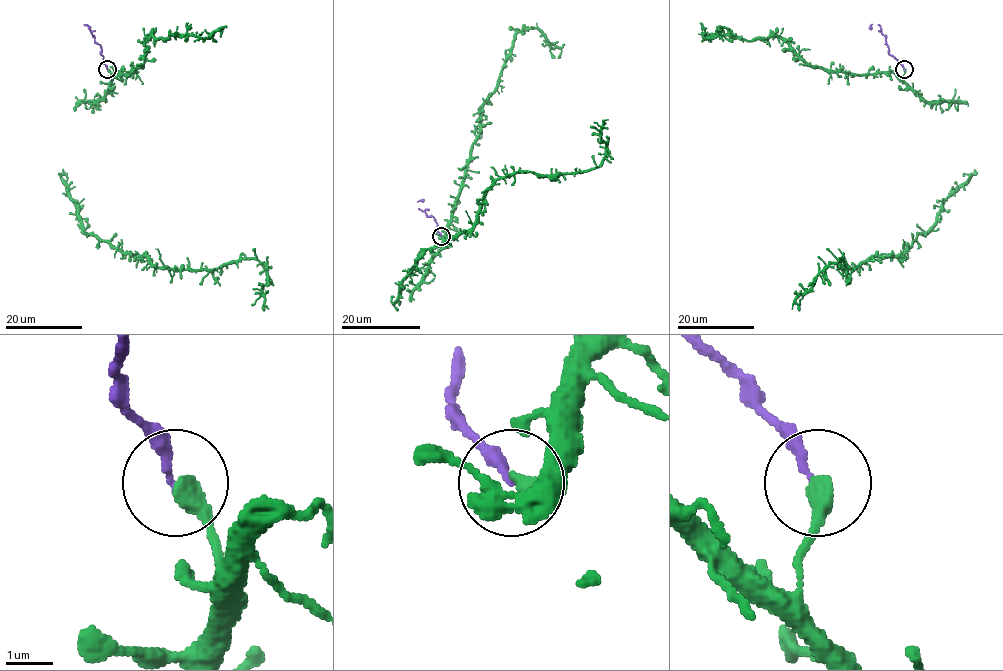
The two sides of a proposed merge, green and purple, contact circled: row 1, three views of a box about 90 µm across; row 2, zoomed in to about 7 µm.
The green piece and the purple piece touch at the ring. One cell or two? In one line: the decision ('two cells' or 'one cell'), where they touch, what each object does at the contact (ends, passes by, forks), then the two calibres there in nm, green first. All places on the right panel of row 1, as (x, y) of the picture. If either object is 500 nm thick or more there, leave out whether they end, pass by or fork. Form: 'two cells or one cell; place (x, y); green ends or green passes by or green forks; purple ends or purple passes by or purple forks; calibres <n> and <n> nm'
two cells; place (904, 69); green ends; purple ends; calibres 380 and 160 nm

